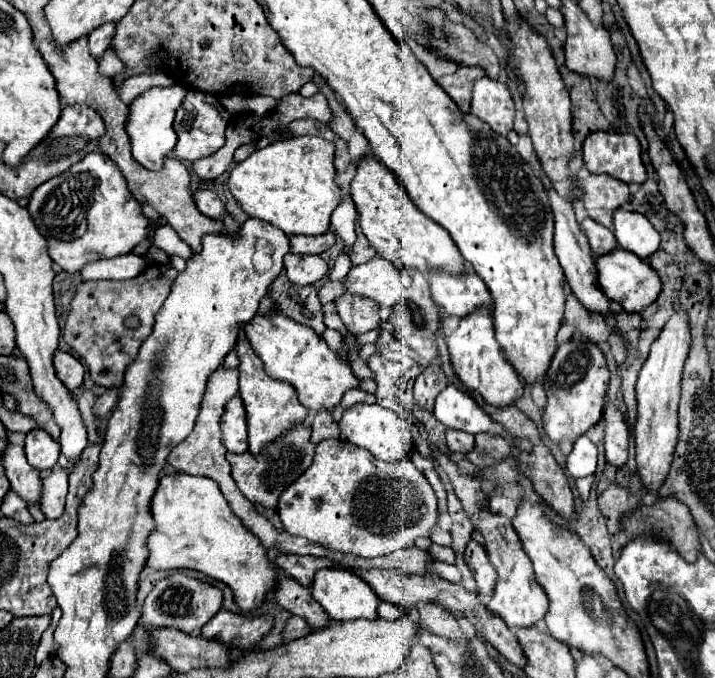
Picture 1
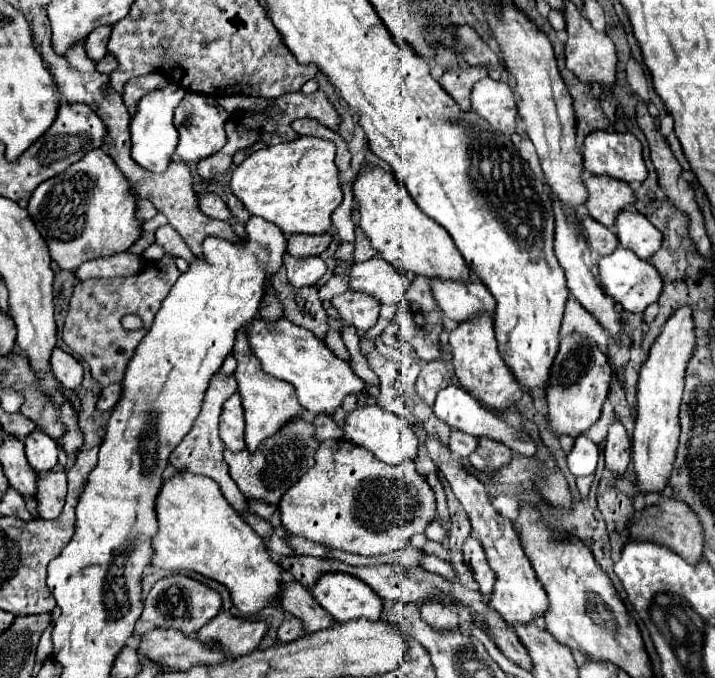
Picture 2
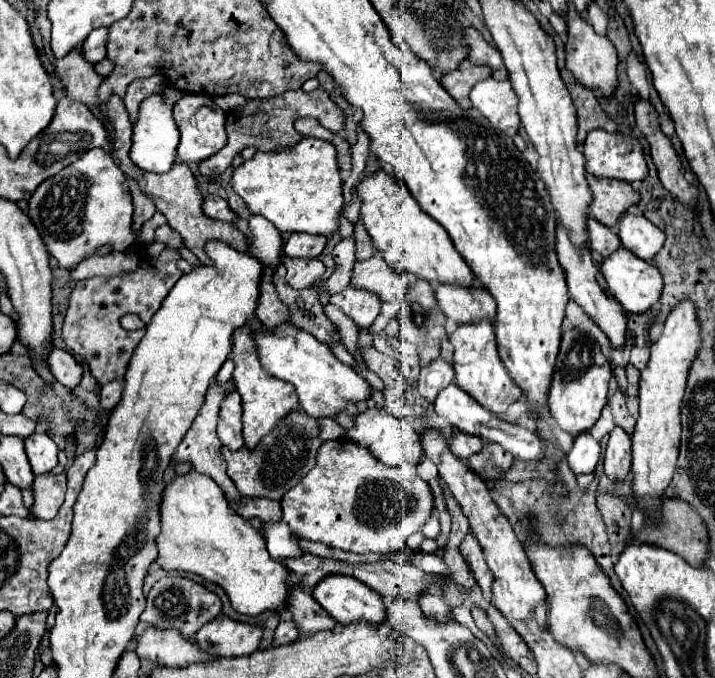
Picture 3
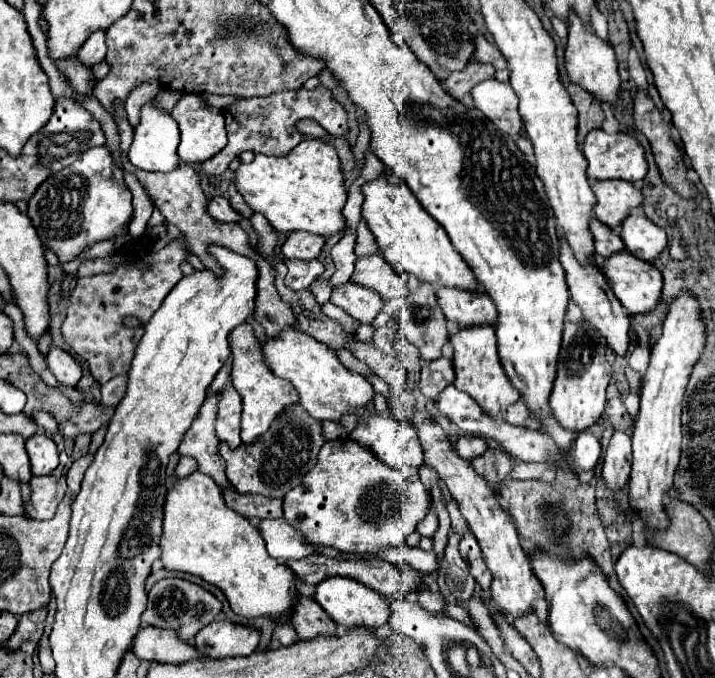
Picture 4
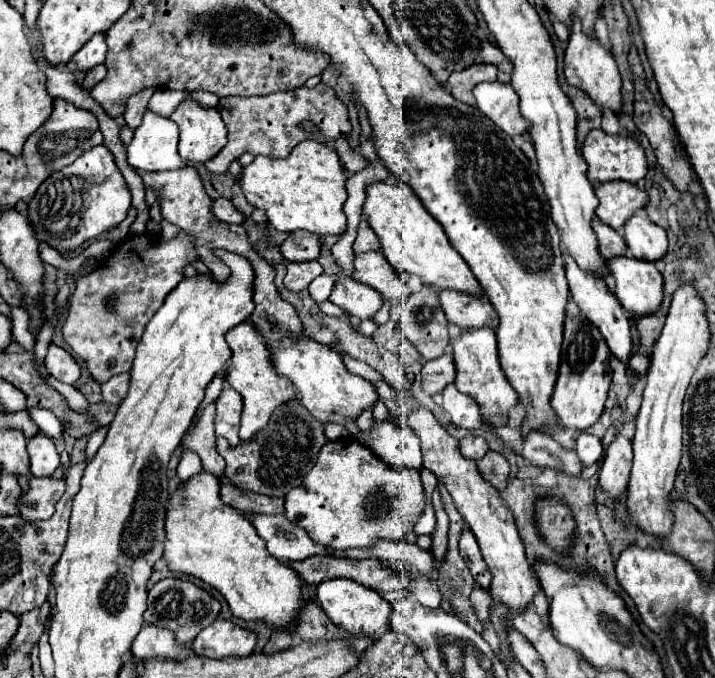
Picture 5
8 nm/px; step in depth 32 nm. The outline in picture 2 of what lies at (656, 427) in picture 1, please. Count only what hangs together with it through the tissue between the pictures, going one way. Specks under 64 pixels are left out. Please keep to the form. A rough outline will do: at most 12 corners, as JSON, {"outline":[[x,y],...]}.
{"outline":[[690,308],[676,310],[636,386],[636,486],[670,478],[684,370],[694,350]]}

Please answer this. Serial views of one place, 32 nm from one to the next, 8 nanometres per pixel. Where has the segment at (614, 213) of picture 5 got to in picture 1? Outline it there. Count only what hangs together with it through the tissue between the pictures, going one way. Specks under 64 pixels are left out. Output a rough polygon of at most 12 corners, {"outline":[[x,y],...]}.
{"outline":[[612,176],[576,178],[592,220],[612,228],[612,212],[630,200]]}

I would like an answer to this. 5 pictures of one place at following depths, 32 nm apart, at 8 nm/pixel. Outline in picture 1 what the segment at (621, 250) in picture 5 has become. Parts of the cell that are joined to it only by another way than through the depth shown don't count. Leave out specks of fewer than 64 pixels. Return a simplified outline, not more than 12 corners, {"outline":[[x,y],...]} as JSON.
{"outline":[[592,218],[580,222],[592,254],[602,256],[616,248],[606,226]]}

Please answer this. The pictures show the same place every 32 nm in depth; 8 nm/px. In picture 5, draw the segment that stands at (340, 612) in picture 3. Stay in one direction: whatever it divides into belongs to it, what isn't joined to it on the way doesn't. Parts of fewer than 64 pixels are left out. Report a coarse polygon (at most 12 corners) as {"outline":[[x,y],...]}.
{"outline":[[348,578],[320,582],[316,600],[340,628],[374,636],[390,604]]}

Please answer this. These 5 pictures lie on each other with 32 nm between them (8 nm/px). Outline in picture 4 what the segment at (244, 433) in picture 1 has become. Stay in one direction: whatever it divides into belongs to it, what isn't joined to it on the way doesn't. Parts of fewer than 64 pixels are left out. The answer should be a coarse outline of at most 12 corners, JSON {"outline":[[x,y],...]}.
{"outline":[[230,384],[218,404],[216,434],[232,450],[240,440],[242,398]]}

